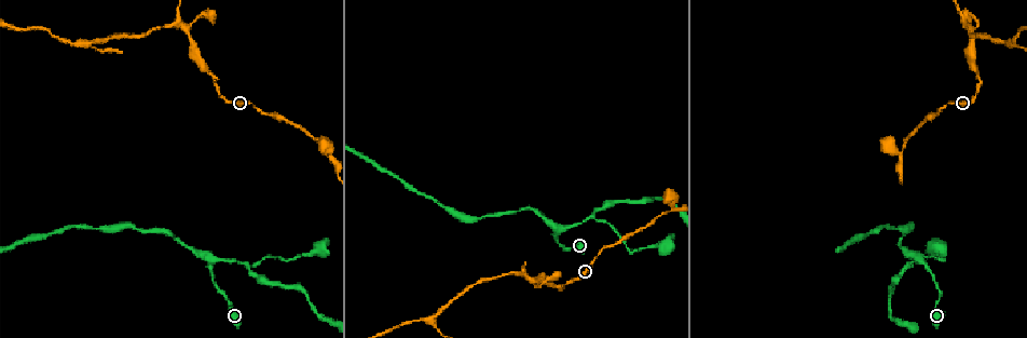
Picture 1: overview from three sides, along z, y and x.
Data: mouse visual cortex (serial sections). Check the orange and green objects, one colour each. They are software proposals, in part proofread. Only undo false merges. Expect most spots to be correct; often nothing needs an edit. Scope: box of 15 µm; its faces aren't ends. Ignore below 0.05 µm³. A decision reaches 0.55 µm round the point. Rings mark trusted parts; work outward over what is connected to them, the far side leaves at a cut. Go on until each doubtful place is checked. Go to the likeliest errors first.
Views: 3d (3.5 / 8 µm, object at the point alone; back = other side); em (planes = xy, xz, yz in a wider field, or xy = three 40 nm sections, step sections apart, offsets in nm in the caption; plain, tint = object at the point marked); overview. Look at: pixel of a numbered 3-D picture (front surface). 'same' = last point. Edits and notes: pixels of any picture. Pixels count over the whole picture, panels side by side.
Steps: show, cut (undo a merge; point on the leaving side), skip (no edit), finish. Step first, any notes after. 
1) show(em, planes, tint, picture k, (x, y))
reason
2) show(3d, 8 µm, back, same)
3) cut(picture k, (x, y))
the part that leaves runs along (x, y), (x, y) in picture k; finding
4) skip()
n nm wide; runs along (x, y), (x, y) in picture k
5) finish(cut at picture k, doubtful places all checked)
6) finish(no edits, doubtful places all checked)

show(3d, 3.5 µm, picture 1, (531, 280))
sharp bend

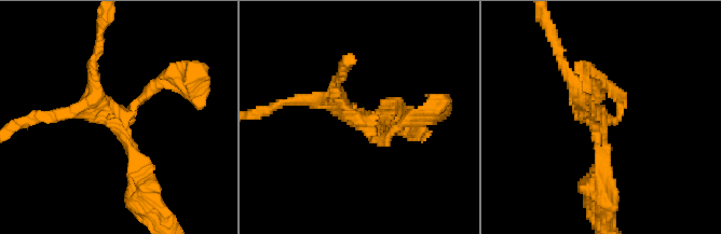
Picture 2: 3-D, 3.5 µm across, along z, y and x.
show(em, xy, step 5, tint, picture 2, (361, 119))
4 arms; arms of 150, 200, 200, 250 nm; shape alone is not enough

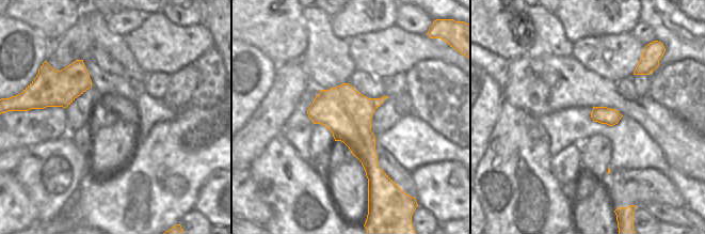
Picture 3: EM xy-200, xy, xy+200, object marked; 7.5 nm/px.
skip()
runs along (140, 189), (111, 112), (60, 112) in picture 2; one cell here

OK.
show(3d, 3.5 µm, back, picture 1, (674, 207))
side arm on a straight run

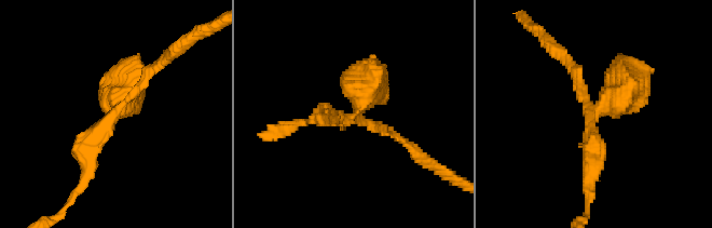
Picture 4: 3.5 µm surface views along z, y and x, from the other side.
show(em, xy, step 3, tint, picture 4, (116, 114))
3 arms; arms of 150, 250, 450 nm

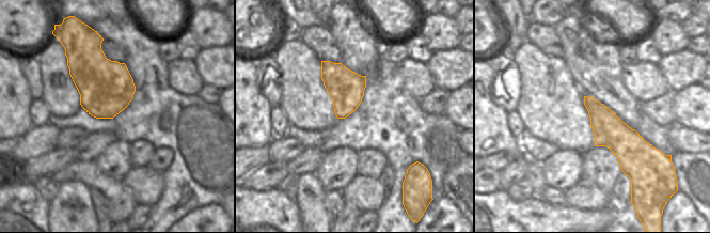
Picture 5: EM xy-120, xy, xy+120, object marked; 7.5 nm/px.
skip()
one cell here

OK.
show(3d, 3.5 µm, picture 1, (557, 232))
a fork

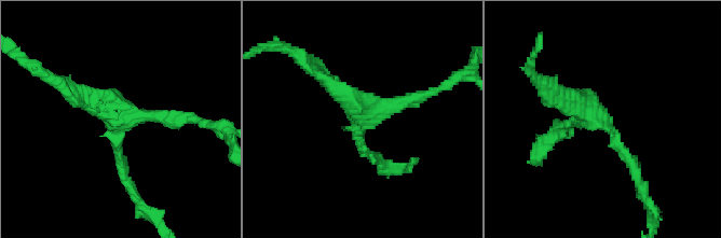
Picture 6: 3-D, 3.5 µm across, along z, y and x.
show(em, xy, step 3, tint, picture 6, (598, 112))
3 arms; arms of 150, 200, 250 nm

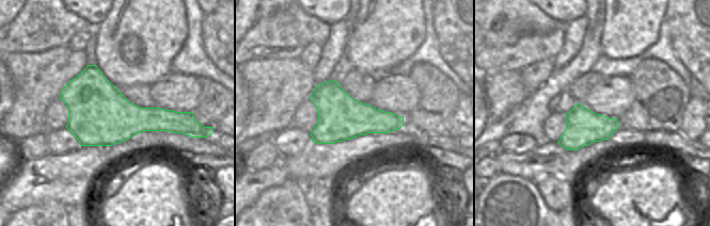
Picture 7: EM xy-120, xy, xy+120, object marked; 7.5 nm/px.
skip()
one cell here

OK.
show(3d, 3.5 µm, back, picture 1, (248, 265))
three-way junction

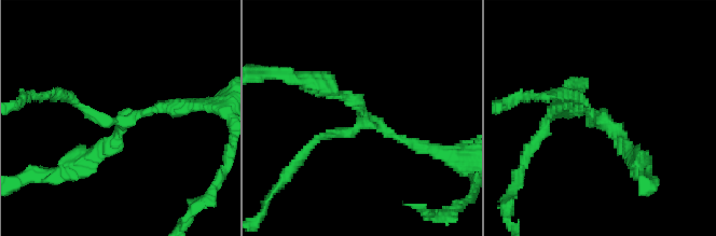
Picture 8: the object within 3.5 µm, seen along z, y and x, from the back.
show(em, planes, tint, picture 8, (365, 120))
need the tissue

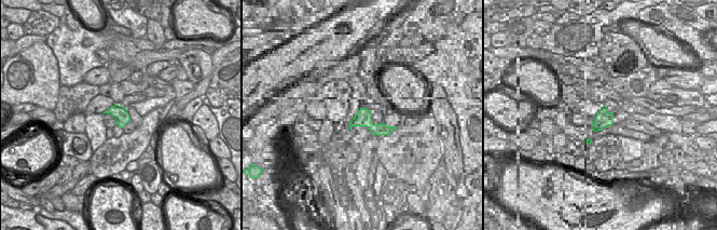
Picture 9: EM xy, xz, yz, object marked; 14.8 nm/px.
skip()
runs along (189, 106), (109, 122), (69, 98) in picture 8; one cell here

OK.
show(3d, 3.5 µm, back, picture 1, (967, 28))
thin neck

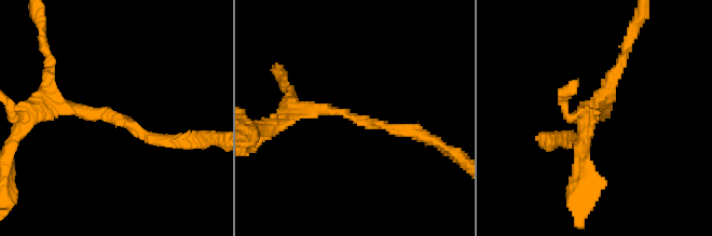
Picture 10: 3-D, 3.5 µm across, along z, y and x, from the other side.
show(em, xy, step 1, tint, picture 10, (599, 117))
arms of 150, 200 nm

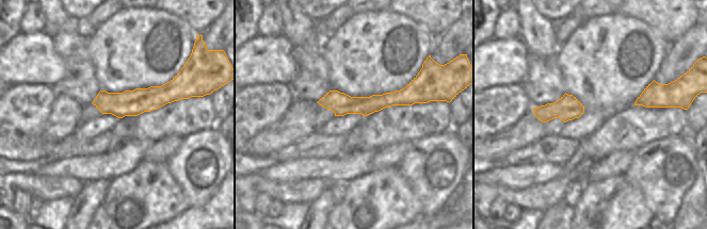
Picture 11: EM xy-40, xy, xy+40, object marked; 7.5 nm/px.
skip()
170 nm wide; runs along (38, 102), (118, 115), (164, 139) in picture 10; continuous, no second cell

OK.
show(3d, 3.5 µm, picture 1, (432, 319))
branch point

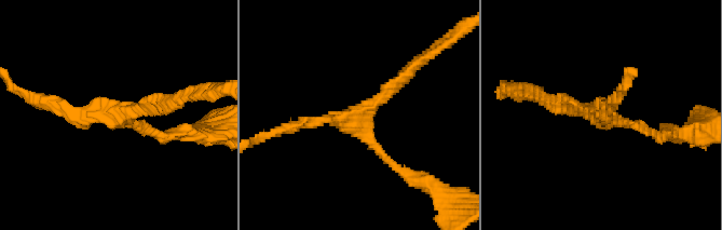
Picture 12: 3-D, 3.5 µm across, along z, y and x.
show(em, xy, step 5, tint, picture 12, (113, 113))
3 arms; arms of 100, 150, 150 nm; now the EM

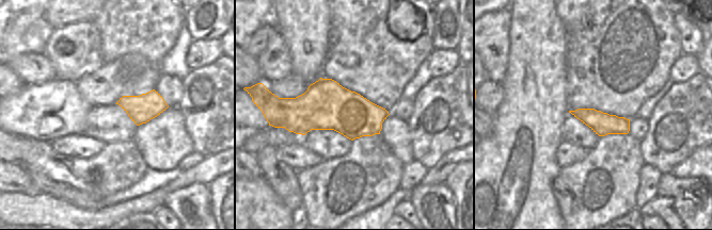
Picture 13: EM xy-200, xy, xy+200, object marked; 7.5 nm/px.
skip()
runs along (411, 69), (352, 119), (289, 126) in picture 12; all the same cell

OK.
show(3d, 3.5 µm, picture 1, (410, 321))
sudden change in width

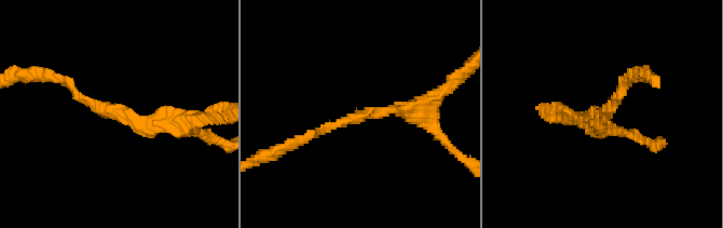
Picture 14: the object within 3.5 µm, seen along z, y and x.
show(em, xy, step 2, tint, picture 14, (363, 116))
arms of 150, 250 nm; now the EM

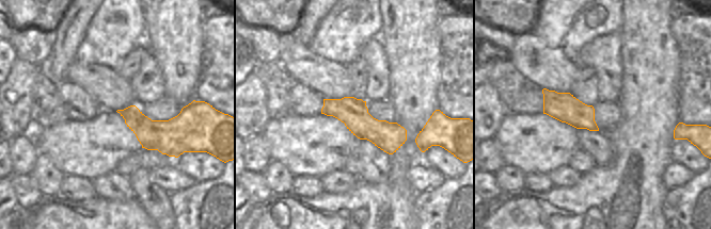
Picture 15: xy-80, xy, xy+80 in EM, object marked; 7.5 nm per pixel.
skip()
runs along (326, 101), (404, 137) in picture 15; one cell here

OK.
finish(no edits, doubtful places all checked)

